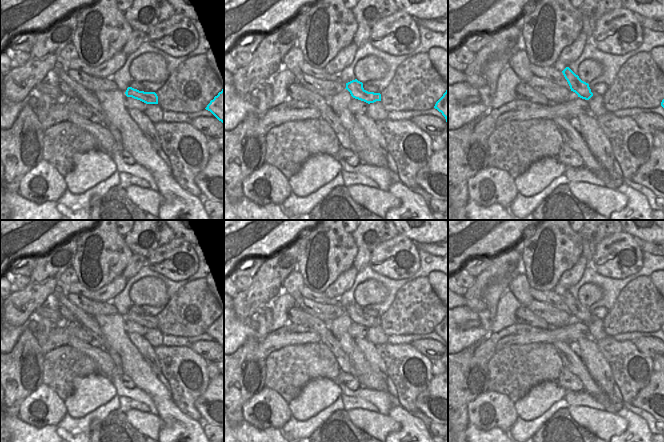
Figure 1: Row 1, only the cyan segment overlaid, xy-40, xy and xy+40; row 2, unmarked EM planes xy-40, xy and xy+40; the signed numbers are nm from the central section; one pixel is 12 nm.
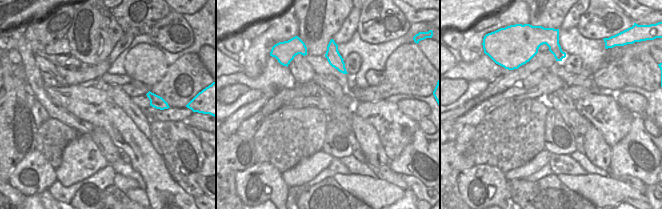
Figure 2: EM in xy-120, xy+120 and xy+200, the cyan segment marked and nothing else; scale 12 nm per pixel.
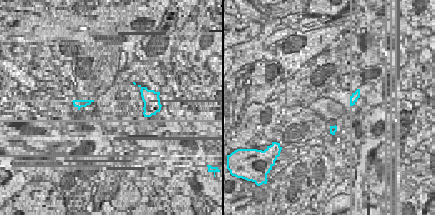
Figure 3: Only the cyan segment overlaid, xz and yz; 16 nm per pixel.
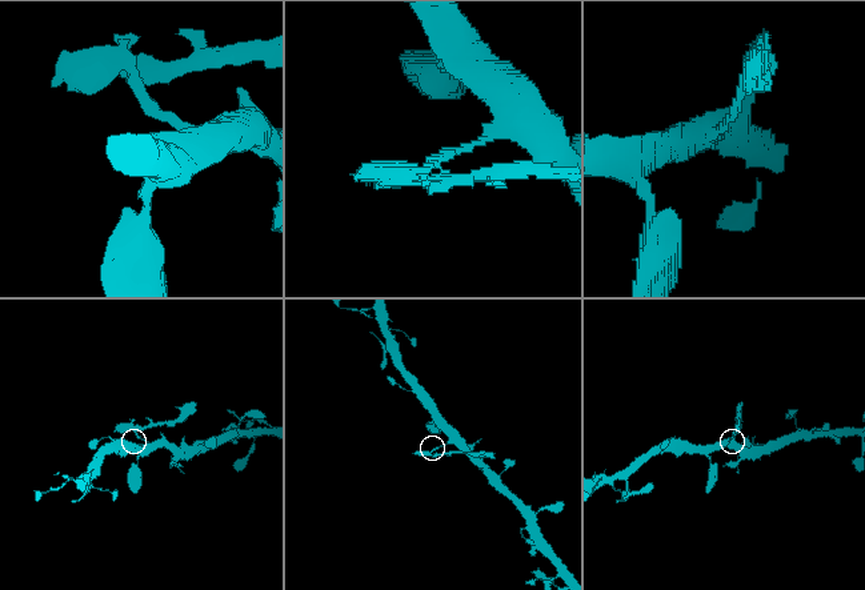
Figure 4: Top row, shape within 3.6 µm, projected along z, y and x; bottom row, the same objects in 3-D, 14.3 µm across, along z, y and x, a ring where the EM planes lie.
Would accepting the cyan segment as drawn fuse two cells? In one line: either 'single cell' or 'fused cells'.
fused cells

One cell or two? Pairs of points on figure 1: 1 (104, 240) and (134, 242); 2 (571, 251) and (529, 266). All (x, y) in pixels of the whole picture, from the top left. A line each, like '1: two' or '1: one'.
1: two
2: one

